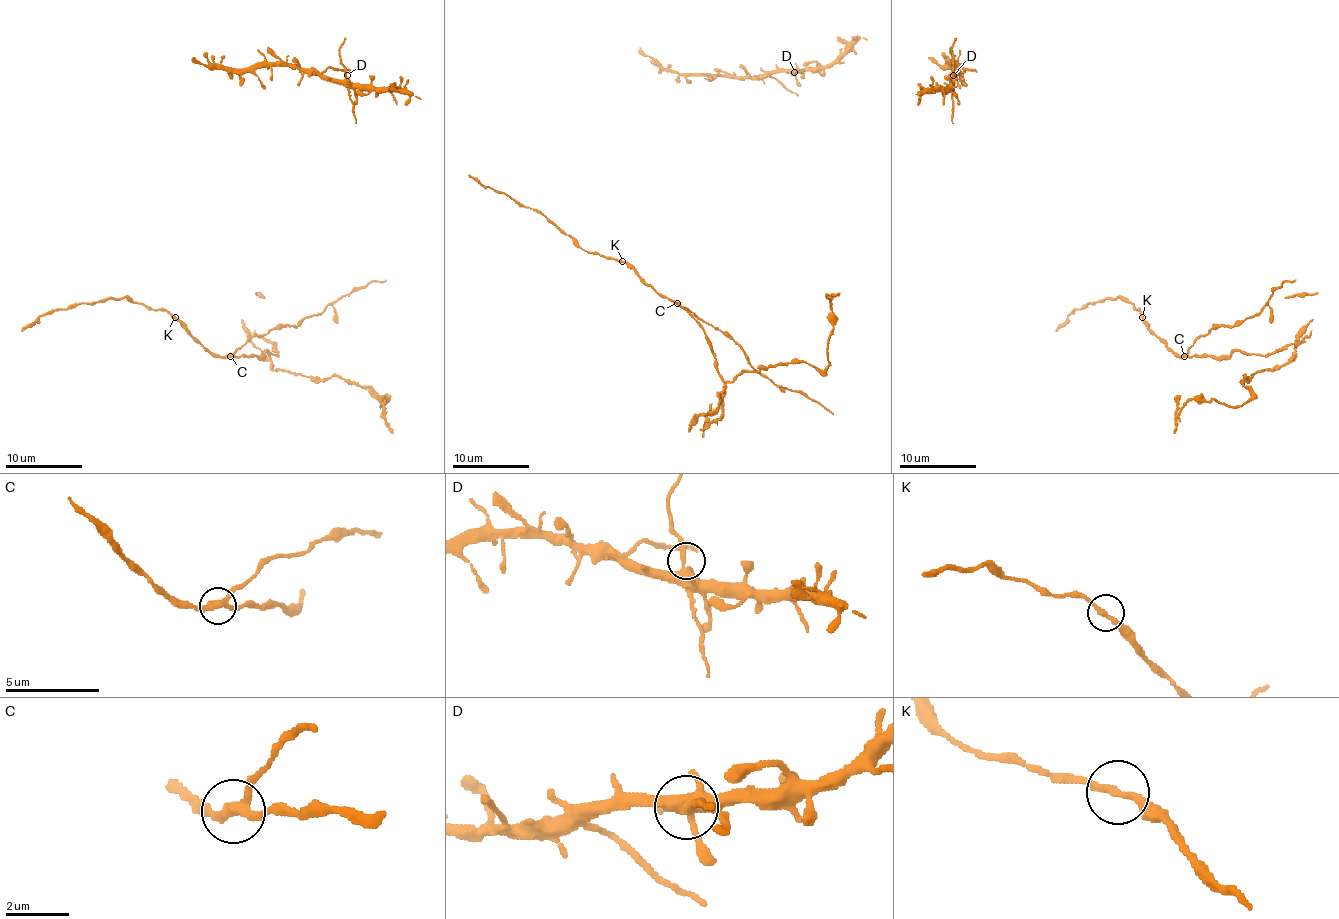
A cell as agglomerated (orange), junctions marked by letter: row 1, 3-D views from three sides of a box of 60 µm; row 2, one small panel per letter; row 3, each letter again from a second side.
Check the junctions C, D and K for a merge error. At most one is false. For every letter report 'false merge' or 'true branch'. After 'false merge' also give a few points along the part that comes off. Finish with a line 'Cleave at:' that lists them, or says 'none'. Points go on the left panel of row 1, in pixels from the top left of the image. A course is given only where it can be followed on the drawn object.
C: false merge; foreign part runs (231, 355), (277, 355), (275, 344), (248, 330), (271, 367), (358, 382), (379, 406), (385, 400), (393, 433)
D: true branch
K: true branch
Cleave at: C

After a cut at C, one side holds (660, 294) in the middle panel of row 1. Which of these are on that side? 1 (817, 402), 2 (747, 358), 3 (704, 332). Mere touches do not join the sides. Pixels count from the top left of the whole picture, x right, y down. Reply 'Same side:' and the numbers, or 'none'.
Same side: 1, 2

